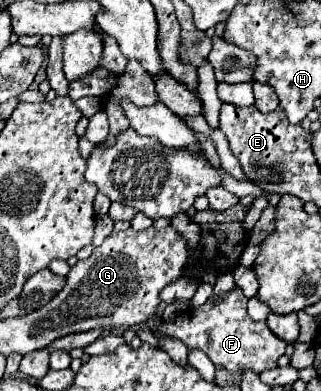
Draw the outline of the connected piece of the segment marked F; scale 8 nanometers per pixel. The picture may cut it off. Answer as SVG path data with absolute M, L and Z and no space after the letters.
M236 286L230 292L222 294L220 298L210 296L206 304L202 304L196 310L186 310L178 314L170 322L162 322L160 328L154 332L158 340L174 338L184 342L190 350L204 352L218 368L224 368L228 372L264 372L268 368L276 368L276 360L284 354L288 342L282 342L282 338L274 336L272 330L266 326L266 322L254 322L246 312L248 298L244 292Z

